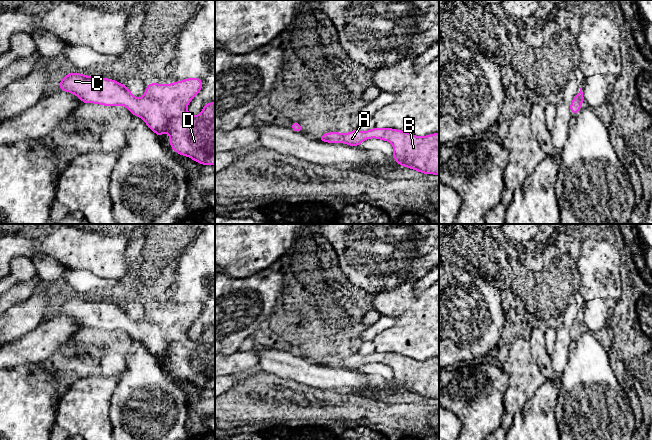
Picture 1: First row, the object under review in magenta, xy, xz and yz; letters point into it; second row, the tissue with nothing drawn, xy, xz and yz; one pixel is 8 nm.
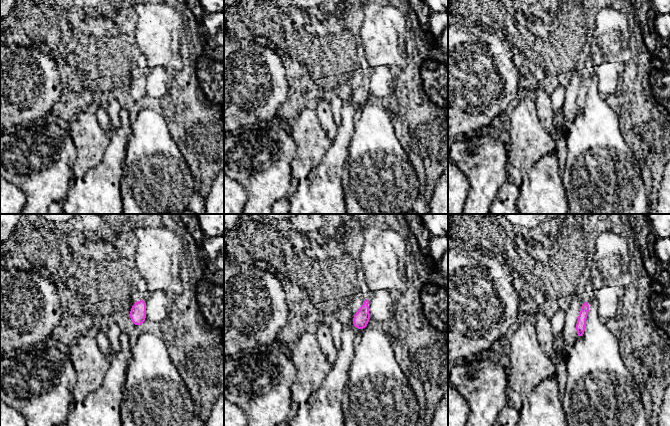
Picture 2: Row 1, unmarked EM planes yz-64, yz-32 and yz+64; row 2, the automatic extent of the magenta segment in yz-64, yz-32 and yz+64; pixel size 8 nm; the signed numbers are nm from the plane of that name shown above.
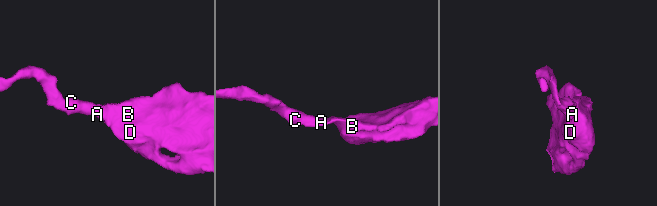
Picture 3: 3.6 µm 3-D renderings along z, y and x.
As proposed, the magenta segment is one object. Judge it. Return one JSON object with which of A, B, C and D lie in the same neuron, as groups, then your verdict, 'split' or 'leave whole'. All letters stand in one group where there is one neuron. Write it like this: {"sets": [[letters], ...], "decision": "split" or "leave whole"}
{"sets": [["A", "B", "C", "D"]], "decision": "leave whole"}

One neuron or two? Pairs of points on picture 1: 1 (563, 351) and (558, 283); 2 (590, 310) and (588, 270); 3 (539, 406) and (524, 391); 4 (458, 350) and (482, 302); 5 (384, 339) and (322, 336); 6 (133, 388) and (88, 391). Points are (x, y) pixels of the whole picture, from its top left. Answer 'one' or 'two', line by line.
1: two
2: two
3: two
4: one
5: two
6: two

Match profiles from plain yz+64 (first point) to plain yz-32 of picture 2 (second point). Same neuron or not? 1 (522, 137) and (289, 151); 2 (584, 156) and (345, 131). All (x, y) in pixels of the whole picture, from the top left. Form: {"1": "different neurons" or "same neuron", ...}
{"1": "different neurons", "2": "different neurons"}

